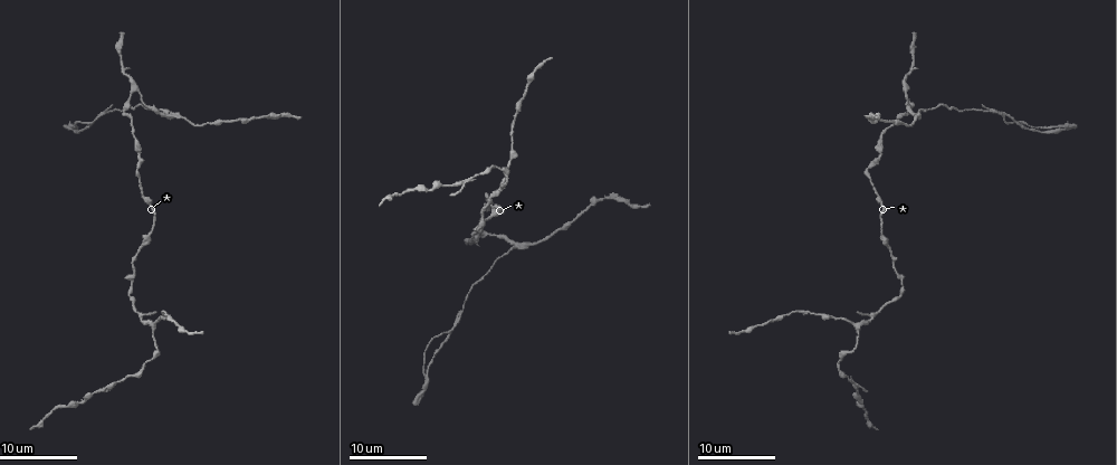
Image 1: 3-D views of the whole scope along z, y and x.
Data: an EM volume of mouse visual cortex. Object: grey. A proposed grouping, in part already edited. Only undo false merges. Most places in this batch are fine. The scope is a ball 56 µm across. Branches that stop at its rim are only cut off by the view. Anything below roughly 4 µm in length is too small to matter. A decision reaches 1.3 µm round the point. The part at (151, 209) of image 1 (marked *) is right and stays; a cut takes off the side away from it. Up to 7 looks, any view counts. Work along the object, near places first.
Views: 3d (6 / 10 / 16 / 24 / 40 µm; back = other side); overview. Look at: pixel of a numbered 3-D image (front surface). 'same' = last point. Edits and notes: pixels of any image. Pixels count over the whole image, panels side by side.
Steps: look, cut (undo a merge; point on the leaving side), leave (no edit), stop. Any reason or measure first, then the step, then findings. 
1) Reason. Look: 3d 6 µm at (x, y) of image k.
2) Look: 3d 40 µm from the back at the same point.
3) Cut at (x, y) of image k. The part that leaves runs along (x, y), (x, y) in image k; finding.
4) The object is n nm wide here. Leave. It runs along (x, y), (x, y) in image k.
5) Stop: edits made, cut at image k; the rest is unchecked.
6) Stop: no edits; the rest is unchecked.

Three-way junction. Look: 3d 6 µm at (903, 285) of image 1.

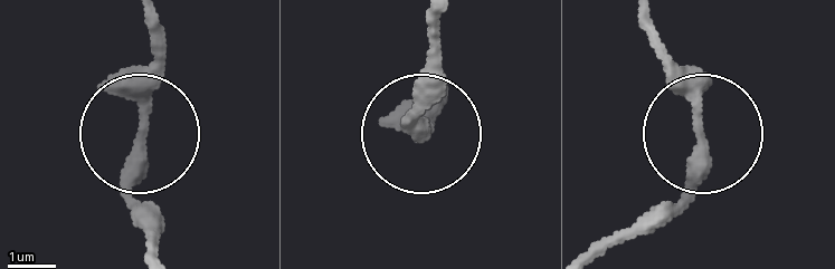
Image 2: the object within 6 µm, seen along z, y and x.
Look: 3d 6 µm from the back at (698, 119) of image 2.

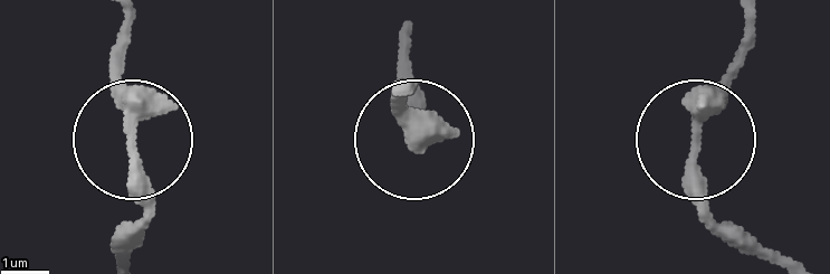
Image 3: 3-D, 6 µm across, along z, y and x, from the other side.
The object is 280 nm wide here. Leave. It runs along (121, 19), (144, 244) in image 3; all the same neuron.

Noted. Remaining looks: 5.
Side arm on a straight run. Look: 3d 10 µm at (858, 332) of image 1.

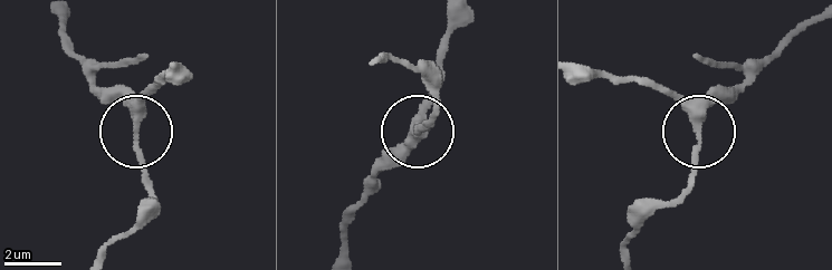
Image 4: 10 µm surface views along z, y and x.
Look: 3d 10 µm from the back at (134, 127) of image 4.

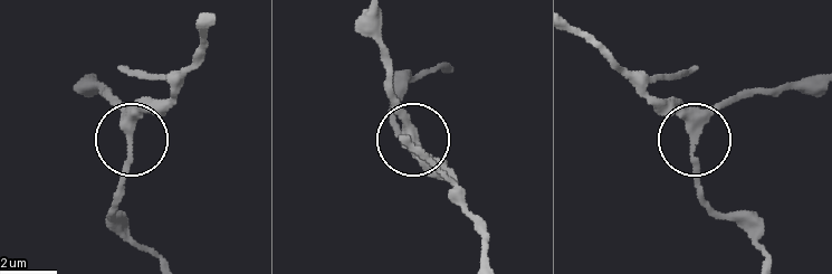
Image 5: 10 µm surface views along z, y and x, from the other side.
3 arms meet here. Leave. One neuron here.

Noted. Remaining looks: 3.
Sudden change in width. Look: 3d 10 µm at (887, 245) of image 1.

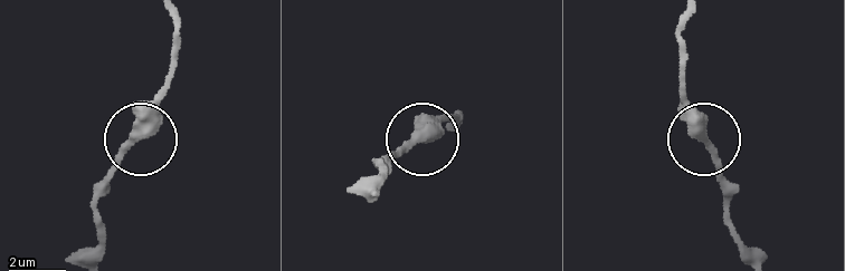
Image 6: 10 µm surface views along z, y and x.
Leave. It runs along (173, 20), (178, 57), (154, 122), (94, 184) in image 6; all the same neuron.

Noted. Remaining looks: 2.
Sudden change in width. Look: 3d 16 µm at (867, 169) of image 1.

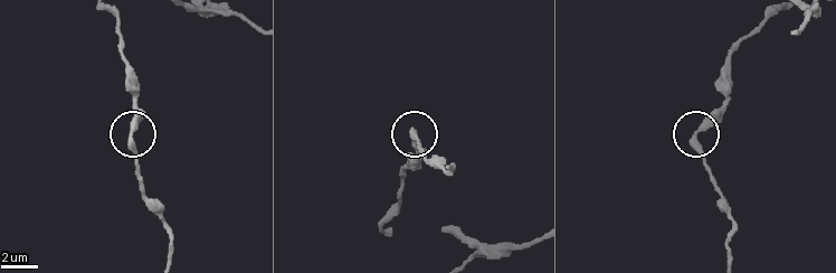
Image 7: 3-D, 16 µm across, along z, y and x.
Look: 3d 16 µm from the back at (413, 131) of image 7.

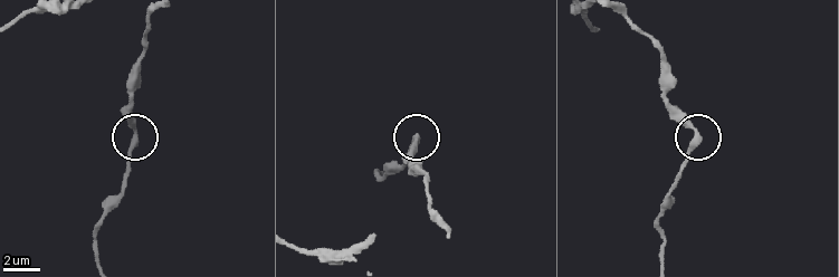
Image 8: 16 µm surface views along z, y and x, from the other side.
The object is 330 nm wide here. Leave. It runs along (659, 222), (661, 206), (697, 139), (661, 99) in image 8; one neuron here.

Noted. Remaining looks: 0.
Stop: no edits; the rest is unchecked.

